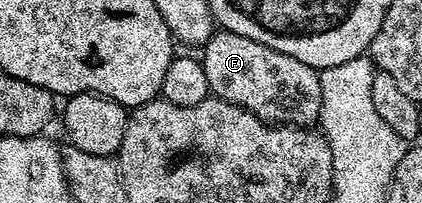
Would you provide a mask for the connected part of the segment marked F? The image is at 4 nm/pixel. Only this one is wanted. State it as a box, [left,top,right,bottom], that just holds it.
[200,31,322,127]

